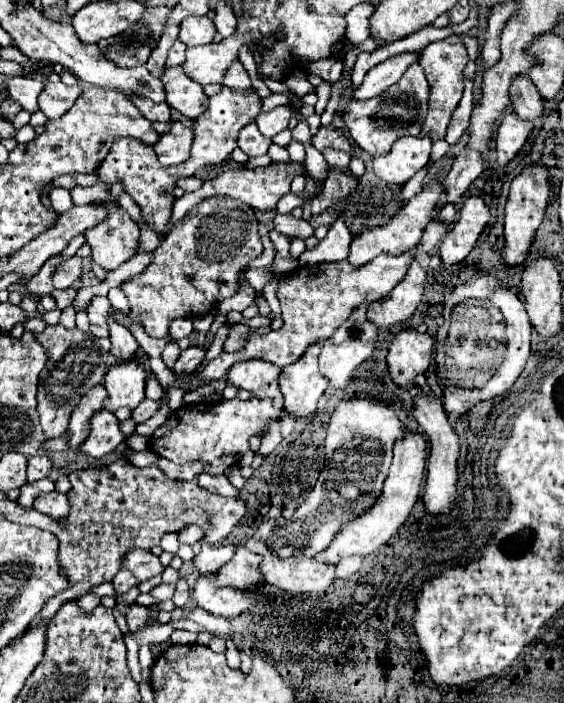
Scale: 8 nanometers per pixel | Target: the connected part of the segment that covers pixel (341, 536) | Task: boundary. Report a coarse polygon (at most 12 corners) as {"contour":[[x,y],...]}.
{"contour":[[405,430],[379,502],[319,554],[375,552],[419,498],[427,440]]}

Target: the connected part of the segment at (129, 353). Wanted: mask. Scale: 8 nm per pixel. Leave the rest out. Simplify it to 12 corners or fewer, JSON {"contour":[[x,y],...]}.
{"contour":[[111,322],[111,354],[117,362],[137,358],[139,342],[129,328]]}

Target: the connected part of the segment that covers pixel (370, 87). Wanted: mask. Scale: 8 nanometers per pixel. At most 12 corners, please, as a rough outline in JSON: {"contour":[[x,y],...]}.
{"contour":[[413,52],[397,54],[373,66],[353,100],[369,100],[399,82]]}

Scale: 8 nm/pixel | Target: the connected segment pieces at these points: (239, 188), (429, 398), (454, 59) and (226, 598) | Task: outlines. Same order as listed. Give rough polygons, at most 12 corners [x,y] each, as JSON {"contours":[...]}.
{"contours":[[[303,164],[235,168],[175,200],[175,224],[203,198],[229,196],[271,212]],[[411,386],[413,416],[429,438],[427,512],[455,504],[459,438],[441,400]],[[459,36],[425,46],[431,96],[421,136],[445,138],[463,96],[467,48]],[[215,574],[191,590],[197,606],[223,618],[239,616],[265,598],[215,588]]]}

